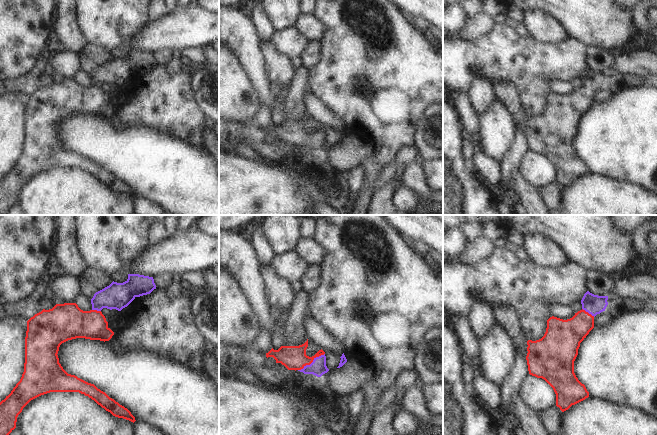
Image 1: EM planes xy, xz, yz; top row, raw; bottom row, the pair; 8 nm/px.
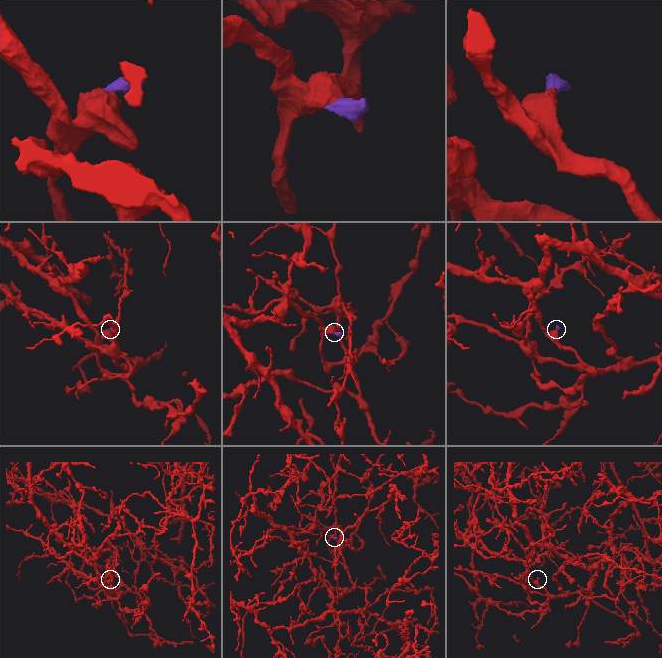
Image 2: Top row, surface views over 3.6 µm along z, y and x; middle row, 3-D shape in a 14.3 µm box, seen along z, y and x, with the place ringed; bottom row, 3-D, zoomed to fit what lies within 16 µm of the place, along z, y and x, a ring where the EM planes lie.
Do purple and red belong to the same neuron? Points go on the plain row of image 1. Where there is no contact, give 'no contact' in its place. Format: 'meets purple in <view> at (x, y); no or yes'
meets purple in xz at (312, 138); yes

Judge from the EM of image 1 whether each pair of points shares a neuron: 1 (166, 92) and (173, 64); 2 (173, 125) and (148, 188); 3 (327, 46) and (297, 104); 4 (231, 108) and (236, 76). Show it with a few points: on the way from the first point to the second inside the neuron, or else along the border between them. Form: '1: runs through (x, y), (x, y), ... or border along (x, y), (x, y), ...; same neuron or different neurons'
1: border along (163, 66), (171, 73), (182, 71); different neurons
2: border along (147, 127), (191, 144); different neurons
3: border along (308, 70), (307, 85); different neurons
4: runs through (231, 100), (231, 84); same neuron

